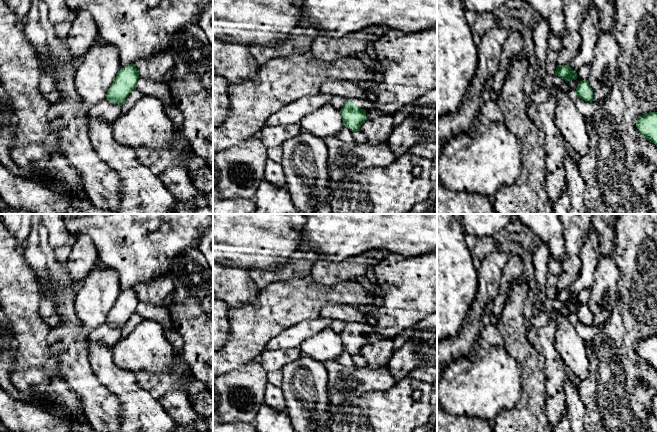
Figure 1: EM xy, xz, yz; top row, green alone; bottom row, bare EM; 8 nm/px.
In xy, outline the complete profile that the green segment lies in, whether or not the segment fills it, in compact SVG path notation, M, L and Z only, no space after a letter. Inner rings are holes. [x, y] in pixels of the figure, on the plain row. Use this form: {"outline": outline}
{"outline": "M133 287L121 292L108 313L107 323L111 327L122 330L129 318L136 312L139 302L138 294Z"}

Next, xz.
{"outline": "M349 323L340 334L343 349L352 356L360 354L361 349L367 344L366 336L371 335L375 326L368 323Z"}

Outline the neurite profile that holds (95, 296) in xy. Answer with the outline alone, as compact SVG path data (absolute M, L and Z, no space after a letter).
M96 266L77 286L74 308L76 316L88 332L106 322L119 294L116 271L101 266Z

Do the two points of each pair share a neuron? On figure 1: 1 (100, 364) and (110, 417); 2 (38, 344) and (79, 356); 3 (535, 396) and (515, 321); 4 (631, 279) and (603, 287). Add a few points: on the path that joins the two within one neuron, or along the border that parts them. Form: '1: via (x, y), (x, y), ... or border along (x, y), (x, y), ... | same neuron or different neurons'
1: border along (91, 366), (96, 378), (120, 403) | different neurons
2: border along (46, 339), (59, 370) | different neurons
3: via (532, 377), (531, 363), (515, 340) | same neuron
4: border along (613, 260), (619, 272), (618, 298), (614, 306) | different neurons

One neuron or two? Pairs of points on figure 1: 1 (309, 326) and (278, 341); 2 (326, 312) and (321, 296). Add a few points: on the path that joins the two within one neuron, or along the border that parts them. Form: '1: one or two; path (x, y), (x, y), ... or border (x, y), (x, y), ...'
1: one; path (301, 331), (286, 339)
2: two; border (348, 305), (326, 304), (320, 310), (319, 316)

